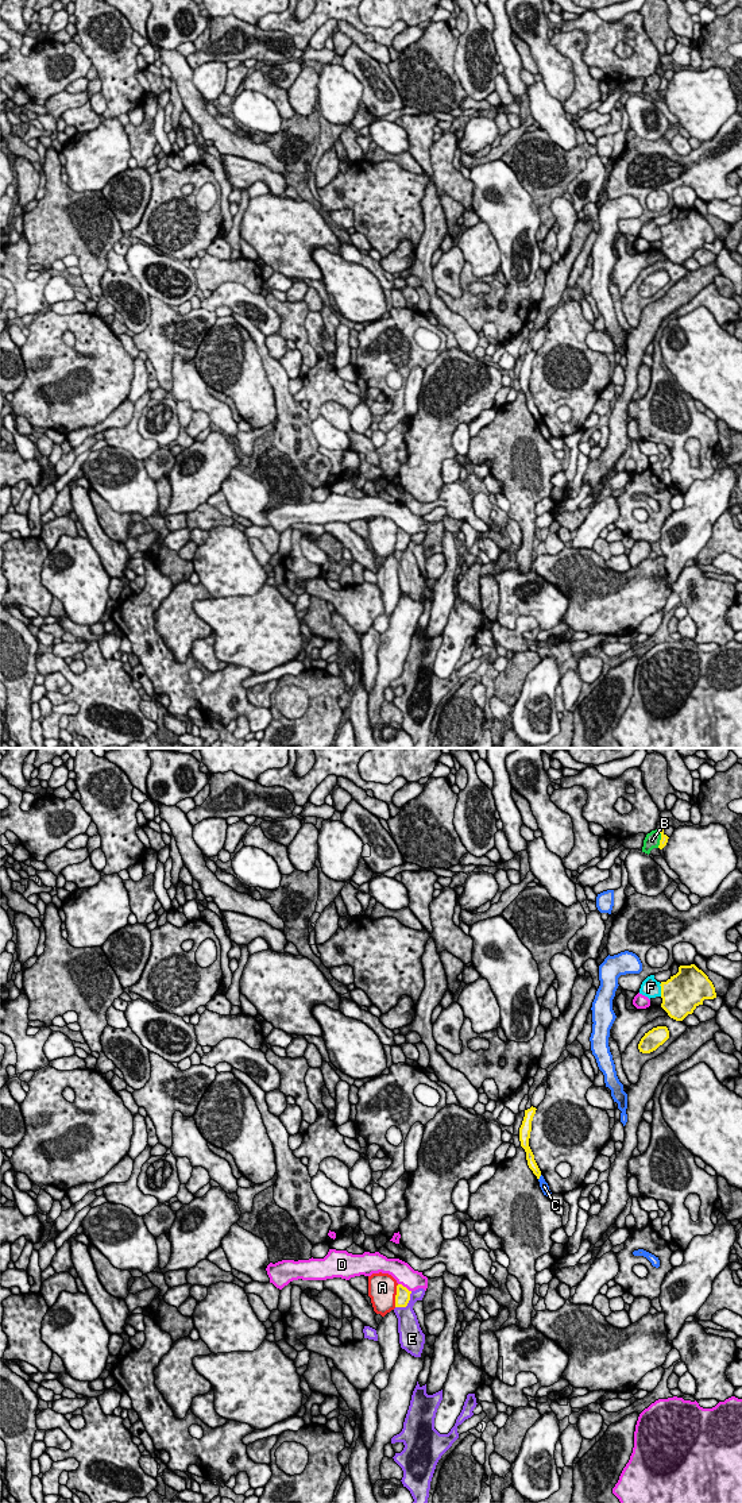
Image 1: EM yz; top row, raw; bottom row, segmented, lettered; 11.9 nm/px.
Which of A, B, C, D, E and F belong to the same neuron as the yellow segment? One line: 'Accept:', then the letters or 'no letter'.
Accept: no letter

